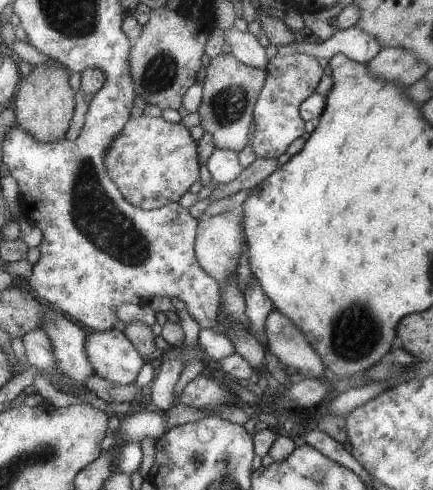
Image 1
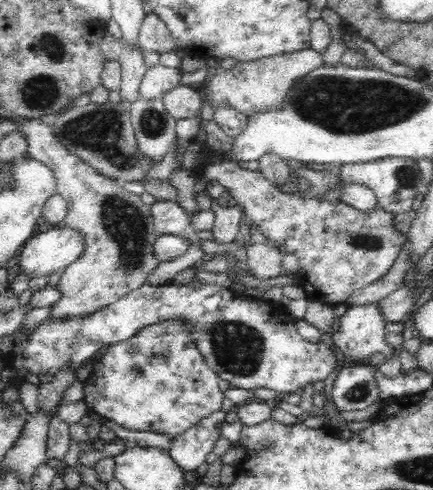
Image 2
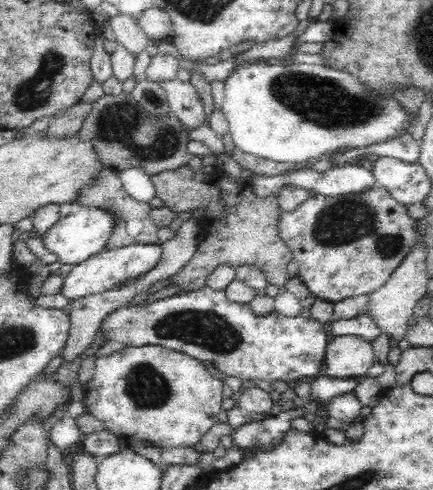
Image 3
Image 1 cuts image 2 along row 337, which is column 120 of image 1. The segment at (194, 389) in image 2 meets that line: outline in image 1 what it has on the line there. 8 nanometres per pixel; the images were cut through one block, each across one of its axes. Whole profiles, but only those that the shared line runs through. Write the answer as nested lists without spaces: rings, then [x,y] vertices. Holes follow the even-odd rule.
[[[149,116],[131,118],[123,134],[111,144],[107,166],[127,200],[149,212],[179,202],[201,178],[199,144],[193,140],[191,130],[183,122],[171,124]]]

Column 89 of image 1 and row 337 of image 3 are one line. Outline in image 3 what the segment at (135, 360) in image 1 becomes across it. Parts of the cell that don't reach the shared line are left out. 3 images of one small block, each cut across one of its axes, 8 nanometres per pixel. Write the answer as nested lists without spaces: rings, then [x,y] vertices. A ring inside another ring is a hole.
[[[336,336],[328,346],[322,362],[322,378],[326,380],[352,380],[364,378],[376,364],[372,342],[356,336]]]

